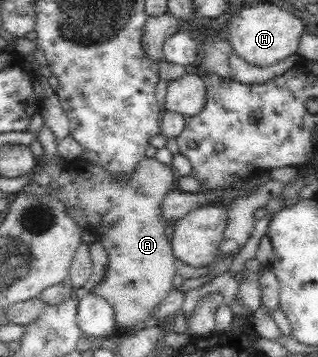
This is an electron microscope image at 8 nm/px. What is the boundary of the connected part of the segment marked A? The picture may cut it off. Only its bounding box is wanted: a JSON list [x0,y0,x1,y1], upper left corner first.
[45,153,175,334]

